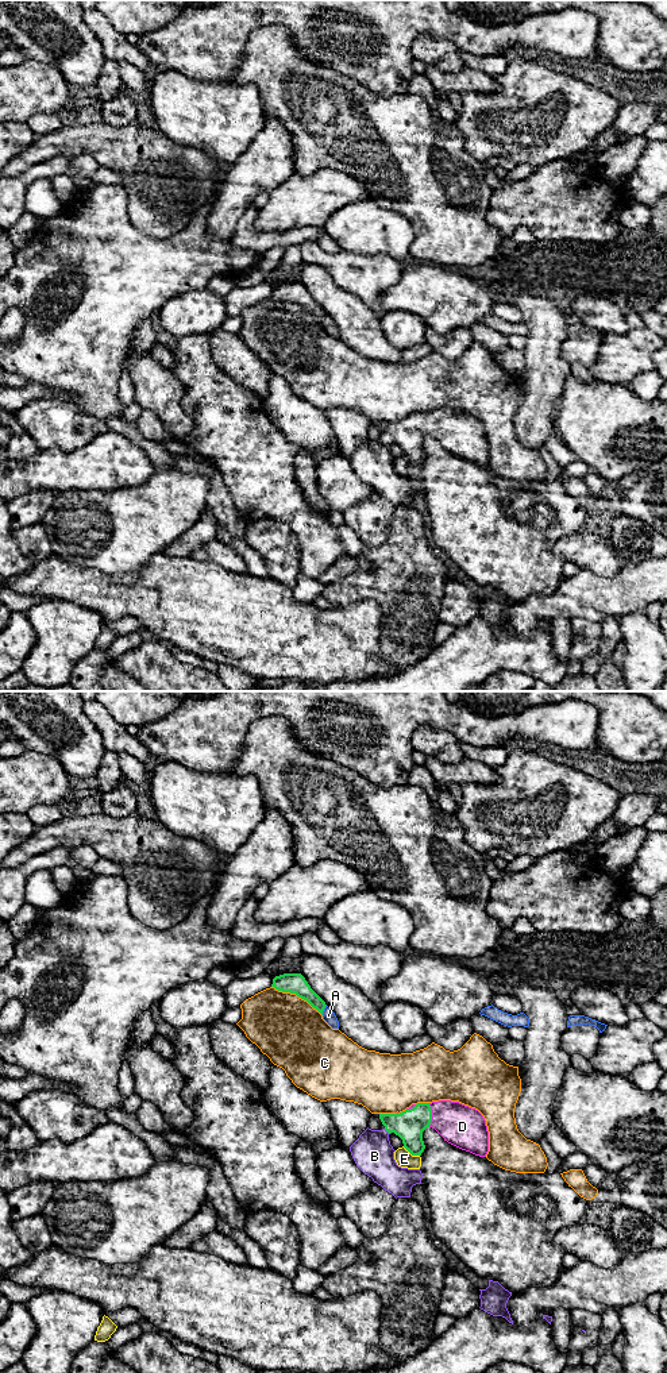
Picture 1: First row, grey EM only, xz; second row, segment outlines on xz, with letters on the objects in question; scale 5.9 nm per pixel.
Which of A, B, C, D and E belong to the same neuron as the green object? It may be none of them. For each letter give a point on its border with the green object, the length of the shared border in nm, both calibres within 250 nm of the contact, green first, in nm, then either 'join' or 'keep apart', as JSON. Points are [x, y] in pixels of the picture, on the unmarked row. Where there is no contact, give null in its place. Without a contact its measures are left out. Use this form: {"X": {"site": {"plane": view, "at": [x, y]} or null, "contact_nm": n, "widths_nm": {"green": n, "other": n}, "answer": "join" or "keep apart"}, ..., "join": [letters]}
{"A": {"site": {"plane": "xz", "at": [323, 319]}, "contact_nm": 70, "widths_nm": {"green": 130, "other": 80}, "answer": "keep apart"}, "B": {"site": {"plane": "xz", "at": [386, 439]}, "contact_nm": 40, "widths_nm": {"green": 180, "other": 240}, "answer": "keep apart"}, "C": {"site": {"plane": "xz", "at": [297, 304]}, "contact_nm": 360, "widths_nm": {"green": 130, "other": 400}, "answer": "keep apart"}, "D": {"site": {"plane": "xz", "at": [431, 424]}, "contact_nm": 140, "widths_nm": {"green": 180, "other": 260}, "answer": "join"}, "E": {"site": {"plane": "xz", "at": [411, 462]}, "contact_nm": 120, "widths_nm": {"green": 180, "other": 100}, "answer": "keep apart"}, "join": ["D"]}

